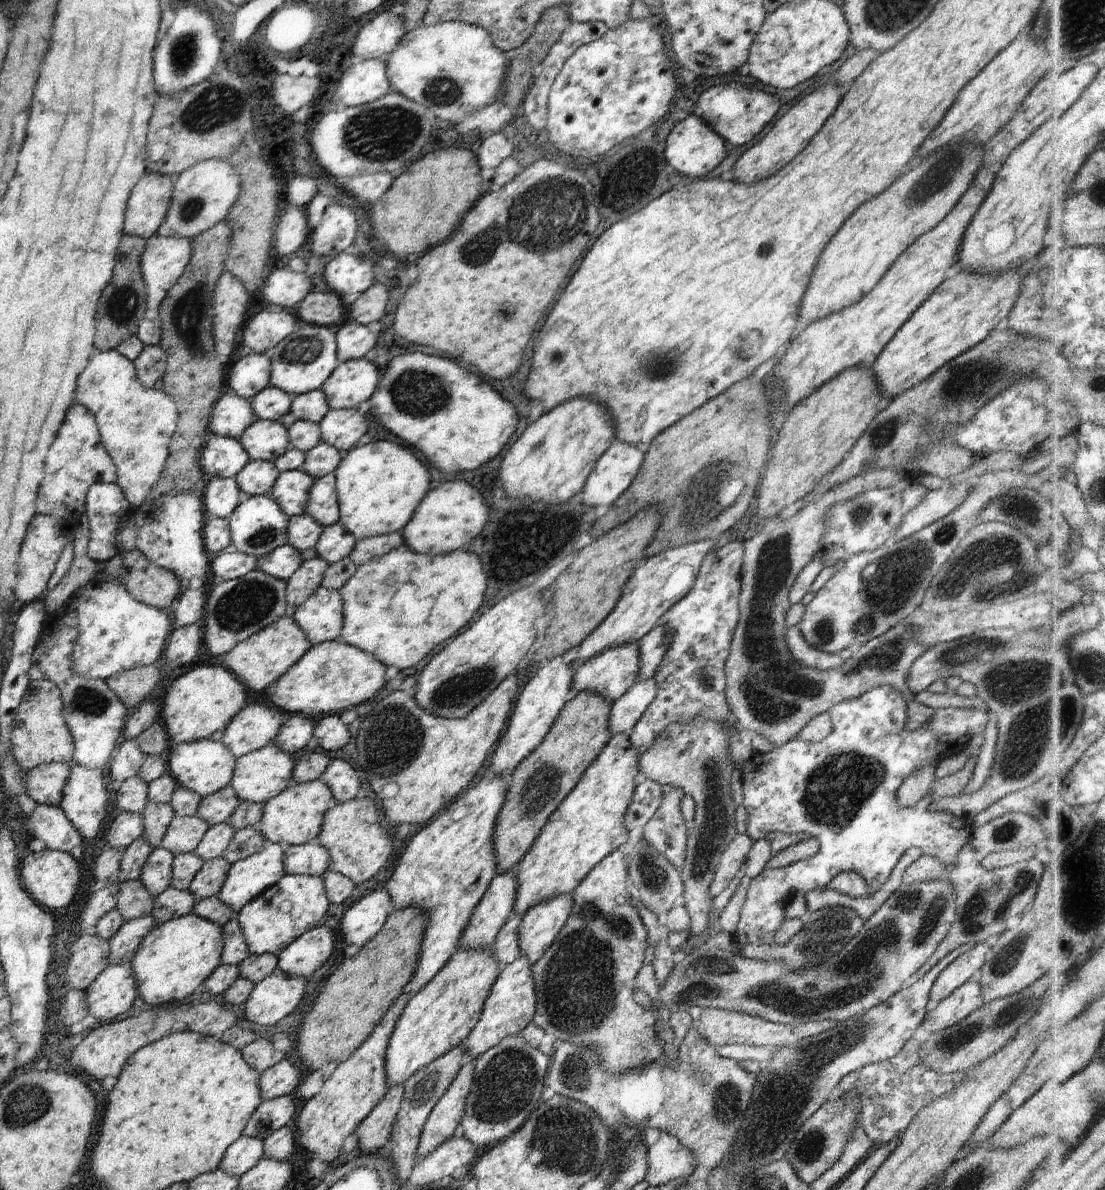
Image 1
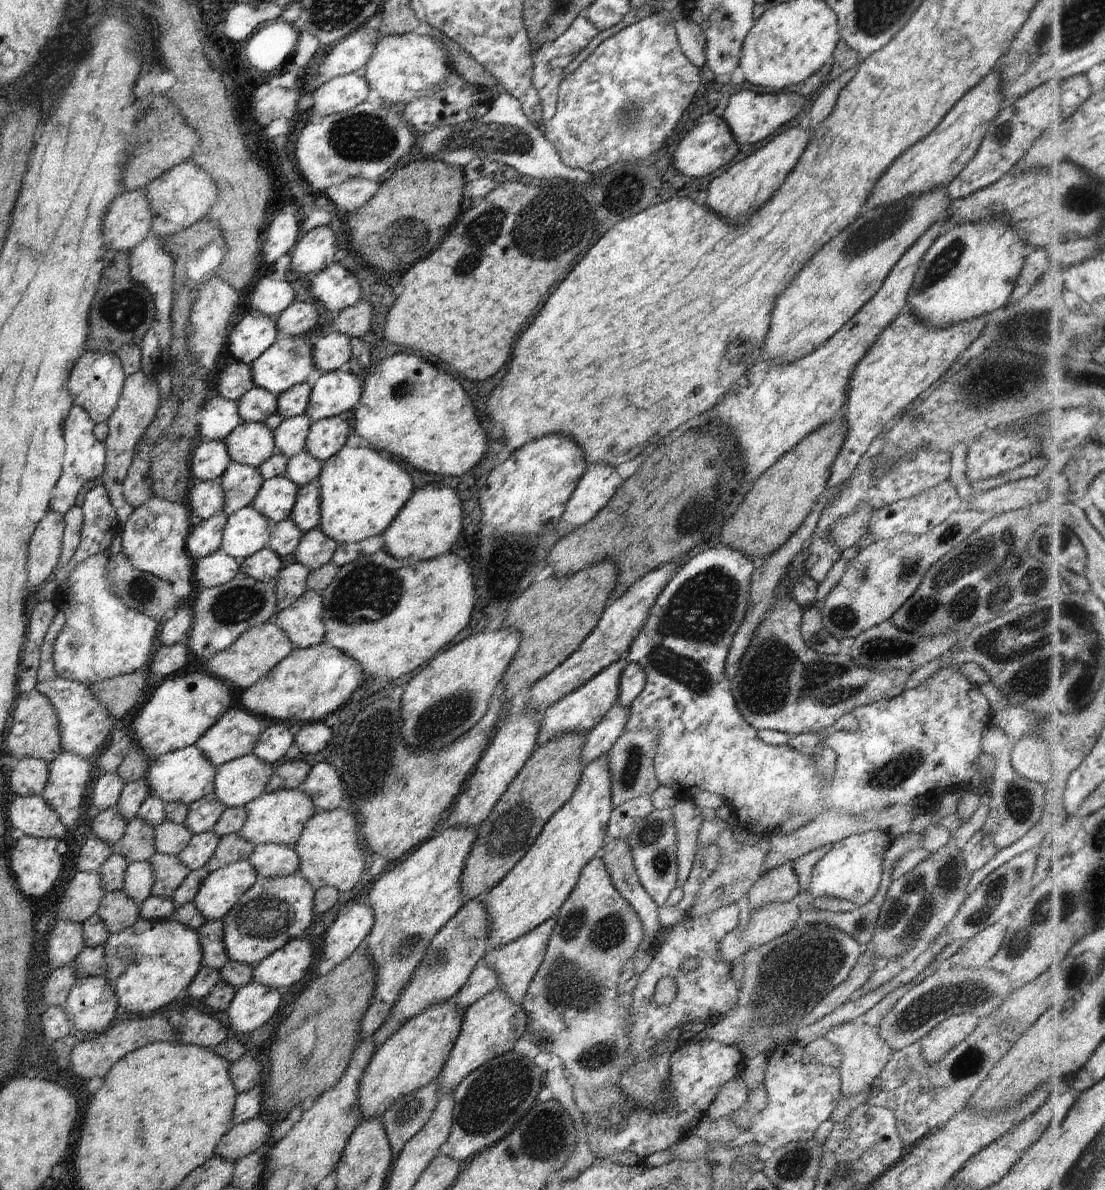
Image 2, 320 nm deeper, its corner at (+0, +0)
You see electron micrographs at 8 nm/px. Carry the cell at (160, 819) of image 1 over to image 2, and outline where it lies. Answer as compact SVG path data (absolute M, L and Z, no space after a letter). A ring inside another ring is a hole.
M137 816L130 818L125 834L118 840L116 852L122 854L129 864L149 861L157 853L154 841L155 827Z

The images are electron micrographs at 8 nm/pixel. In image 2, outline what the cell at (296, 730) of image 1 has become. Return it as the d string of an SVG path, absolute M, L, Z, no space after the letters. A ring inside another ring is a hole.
M278 721L262 732L251 754L258 756L264 762L275 765L294 744L295 733L296 728L288 725L287 722Z

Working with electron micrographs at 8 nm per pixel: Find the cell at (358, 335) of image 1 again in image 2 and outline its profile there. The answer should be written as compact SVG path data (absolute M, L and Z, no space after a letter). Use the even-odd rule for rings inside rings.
M333 329L327 330L326 336L312 338L312 357L319 373L338 371L352 358L351 339L348 334Z

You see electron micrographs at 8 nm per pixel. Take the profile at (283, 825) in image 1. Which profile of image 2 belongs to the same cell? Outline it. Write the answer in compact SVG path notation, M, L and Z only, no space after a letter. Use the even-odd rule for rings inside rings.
M277 789L270 793L263 793L244 808L248 818L237 834L254 845L275 843L293 847L300 840L306 822L318 813L312 798L299 789Z

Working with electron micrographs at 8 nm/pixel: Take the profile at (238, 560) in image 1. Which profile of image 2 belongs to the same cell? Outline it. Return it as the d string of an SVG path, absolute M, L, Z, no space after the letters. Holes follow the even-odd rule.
M221 550L198 559L194 566L194 582L202 588L218 587L231 582L240 574L240 560Z

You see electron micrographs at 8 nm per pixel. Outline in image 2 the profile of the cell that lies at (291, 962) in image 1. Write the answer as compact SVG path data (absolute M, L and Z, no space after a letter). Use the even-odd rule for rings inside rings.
M305 938L288 942L254 966L253 982L278 990L293 986L308 972L314 958L312 950Z

